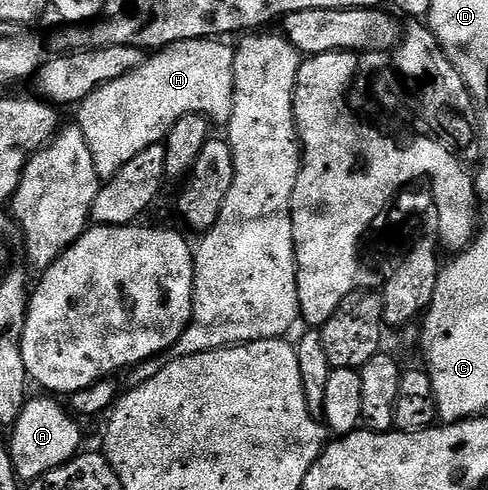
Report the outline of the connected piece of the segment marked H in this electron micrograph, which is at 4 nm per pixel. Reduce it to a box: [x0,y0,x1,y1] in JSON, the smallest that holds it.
[76,38,234,179]

